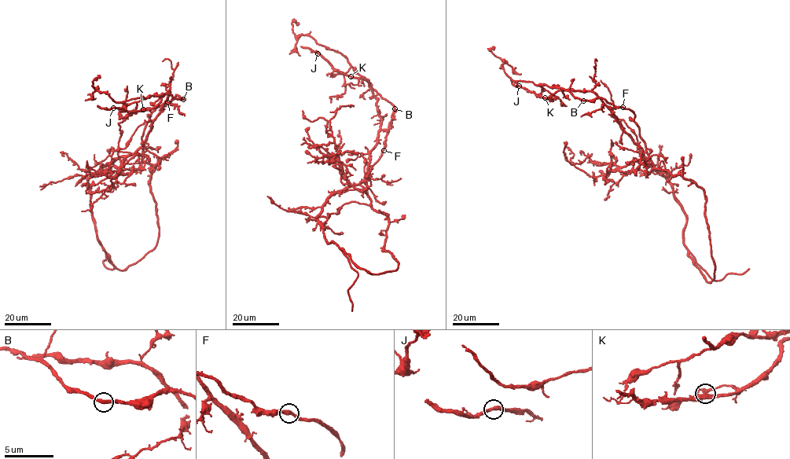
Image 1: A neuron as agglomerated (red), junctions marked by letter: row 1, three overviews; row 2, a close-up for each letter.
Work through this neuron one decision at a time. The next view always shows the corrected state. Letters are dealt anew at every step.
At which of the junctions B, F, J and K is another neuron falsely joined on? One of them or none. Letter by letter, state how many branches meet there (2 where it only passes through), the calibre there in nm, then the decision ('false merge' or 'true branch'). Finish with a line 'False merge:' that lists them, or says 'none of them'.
B: 2 branches meet; 360 nm thick; true branch
F: 2 branches meet; 360 nm thick; true branch
J: 2 branches meet; 360 nm thick; true branch
K: 2 branches meet; 360 nm thick; true branch
False merge: none of them

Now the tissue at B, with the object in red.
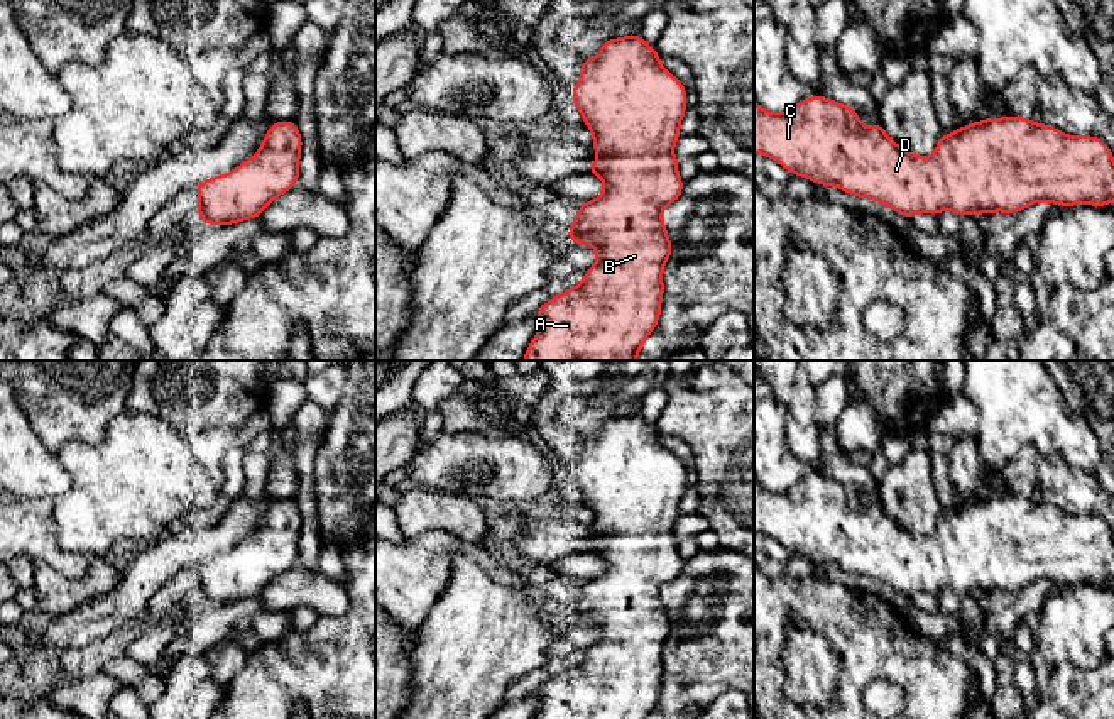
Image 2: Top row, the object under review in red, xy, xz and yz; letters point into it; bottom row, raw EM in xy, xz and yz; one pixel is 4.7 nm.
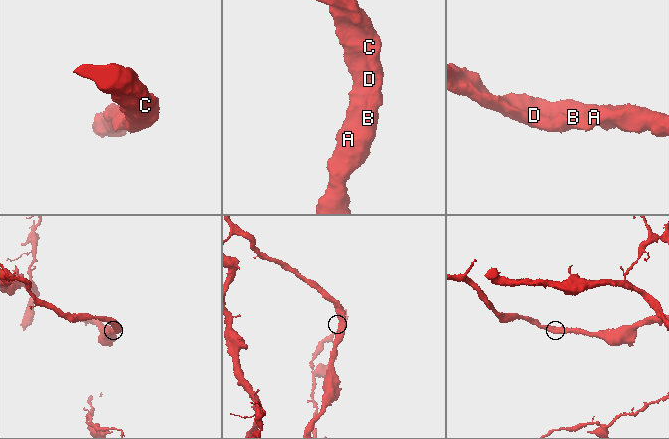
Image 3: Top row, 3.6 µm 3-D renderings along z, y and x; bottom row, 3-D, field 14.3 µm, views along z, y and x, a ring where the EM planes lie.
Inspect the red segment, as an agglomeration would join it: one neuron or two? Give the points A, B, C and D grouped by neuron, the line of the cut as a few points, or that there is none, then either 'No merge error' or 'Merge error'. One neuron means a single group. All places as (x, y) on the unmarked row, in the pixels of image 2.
Groups: A B C D. No split. No merge error

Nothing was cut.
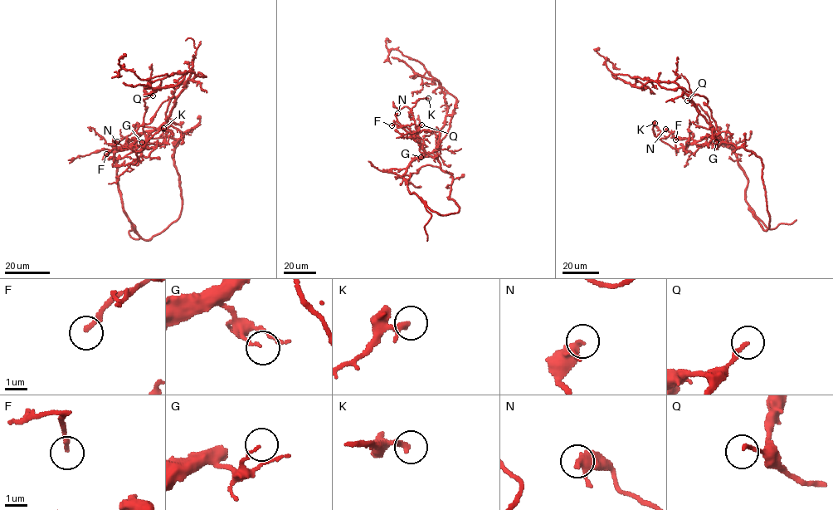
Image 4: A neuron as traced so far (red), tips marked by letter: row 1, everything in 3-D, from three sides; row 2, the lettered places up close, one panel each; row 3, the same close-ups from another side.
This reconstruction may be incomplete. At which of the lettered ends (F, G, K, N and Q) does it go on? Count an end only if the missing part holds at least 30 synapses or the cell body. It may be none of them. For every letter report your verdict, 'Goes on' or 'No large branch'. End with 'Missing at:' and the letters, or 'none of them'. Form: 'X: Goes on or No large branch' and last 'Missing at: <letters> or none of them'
F: No large branch
G: No large branch
K: No large branch
N: No large branch
Q: No large branch
Missing at: none of them

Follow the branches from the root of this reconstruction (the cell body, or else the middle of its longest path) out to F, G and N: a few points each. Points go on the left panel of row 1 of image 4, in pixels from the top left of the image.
F: (168, 118), (151, 131), (143, 144), (113, 149), (106, 154)
G: (168, 118), (158, 128), (145, 131), (138, 138), (142, 142)
N: (168, 118), (151, 131), (139, 150), (134, 144), (127, 149), (117, 149), (114, 143), (117, 141)

